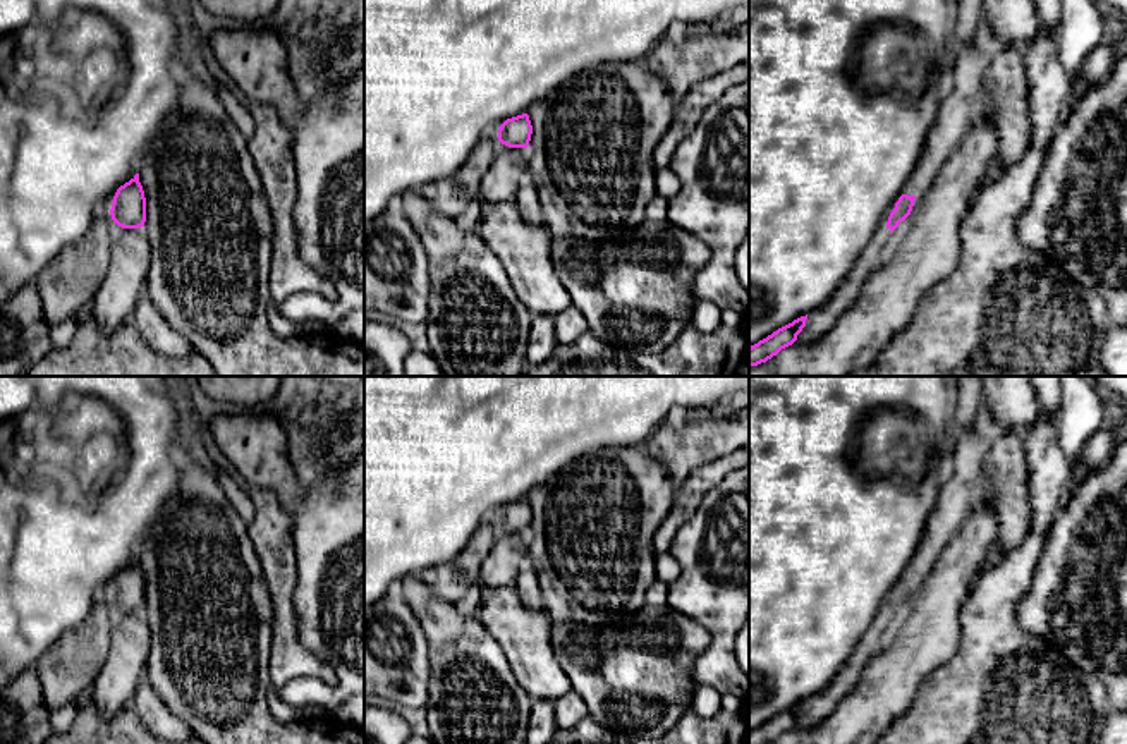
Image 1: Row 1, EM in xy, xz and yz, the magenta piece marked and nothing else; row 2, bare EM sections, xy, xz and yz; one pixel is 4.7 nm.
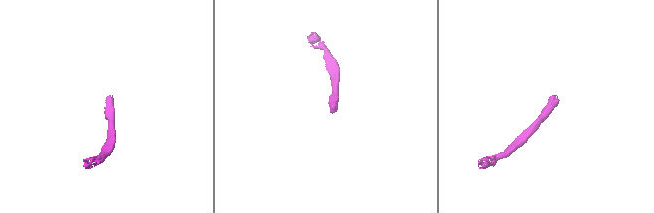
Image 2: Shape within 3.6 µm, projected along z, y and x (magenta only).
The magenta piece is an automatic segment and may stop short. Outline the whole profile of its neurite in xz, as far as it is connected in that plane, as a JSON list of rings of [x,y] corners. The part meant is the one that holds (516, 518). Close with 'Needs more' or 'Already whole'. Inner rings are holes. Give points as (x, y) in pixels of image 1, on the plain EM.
[[[527,498],[507,503],[498,514],[498,526],[509,533],[527,533],[533,510]]]. Already whole

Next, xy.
[[[139,558],[117,574],[110,600],[112,605],[122,613],[144,612],[146,582],[139,567]]]. Already whole

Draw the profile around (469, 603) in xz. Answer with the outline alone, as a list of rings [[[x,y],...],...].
[[[479,582],[472,584],[464,593],[464,596],[455,603],[459,613],[462,613],[462,615],[478,615],[479,607],[483,603],[483,596],[484,596],[484,588]]]

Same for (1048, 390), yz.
[[[1029,376],[1029,381],[1036,393],[1039,412],[1058,419],[1062,402],[1060,376]]]

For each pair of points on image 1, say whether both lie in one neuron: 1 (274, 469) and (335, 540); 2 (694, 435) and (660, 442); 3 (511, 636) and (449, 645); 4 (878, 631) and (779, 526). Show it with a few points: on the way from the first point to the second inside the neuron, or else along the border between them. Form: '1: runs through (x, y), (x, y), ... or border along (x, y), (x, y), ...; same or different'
1: runs through (287, 487), (322, 523); same
2: runs through (686, 442), (669, 442); same
3: border along (476, 615), (500, 646), (512, 674); different
4: border along (885, 610), (875, 619), (849, 658); different

